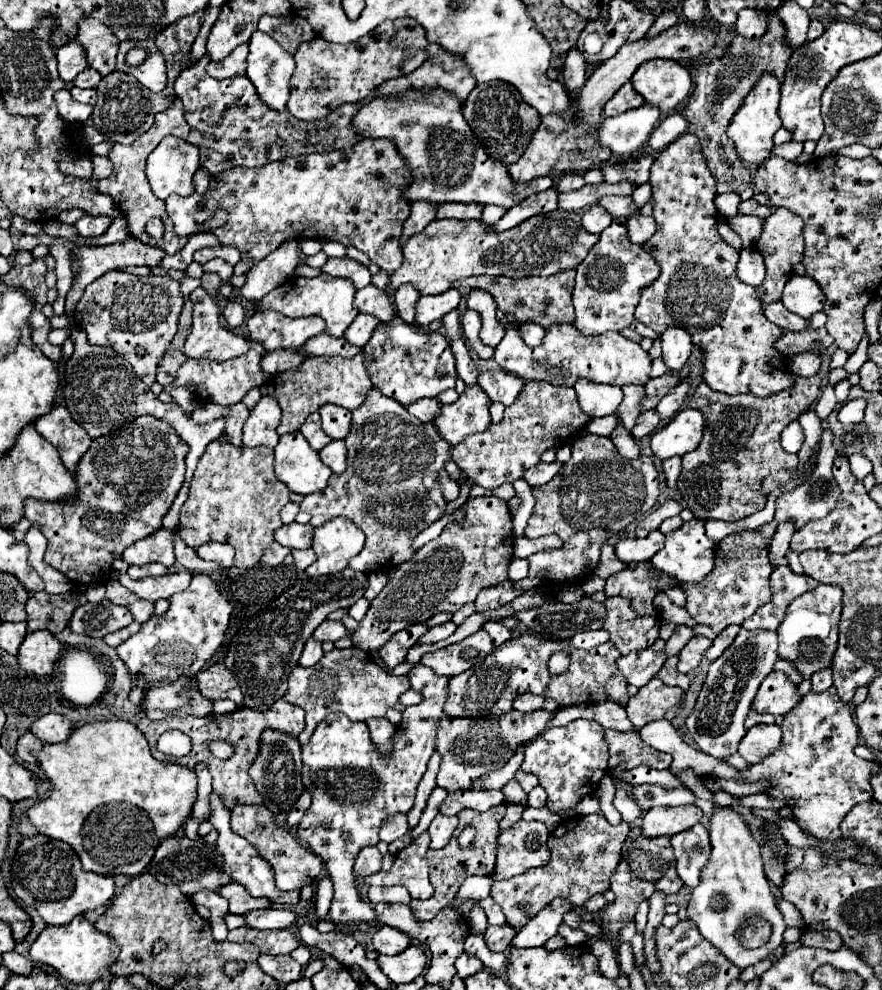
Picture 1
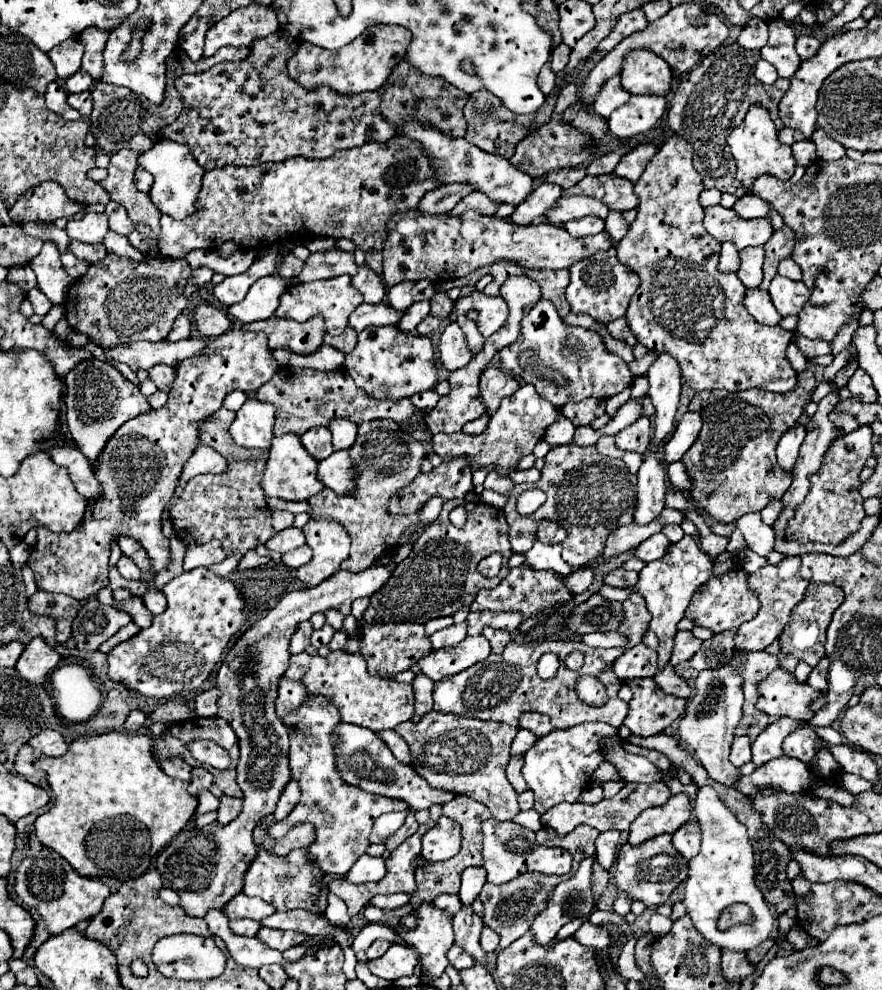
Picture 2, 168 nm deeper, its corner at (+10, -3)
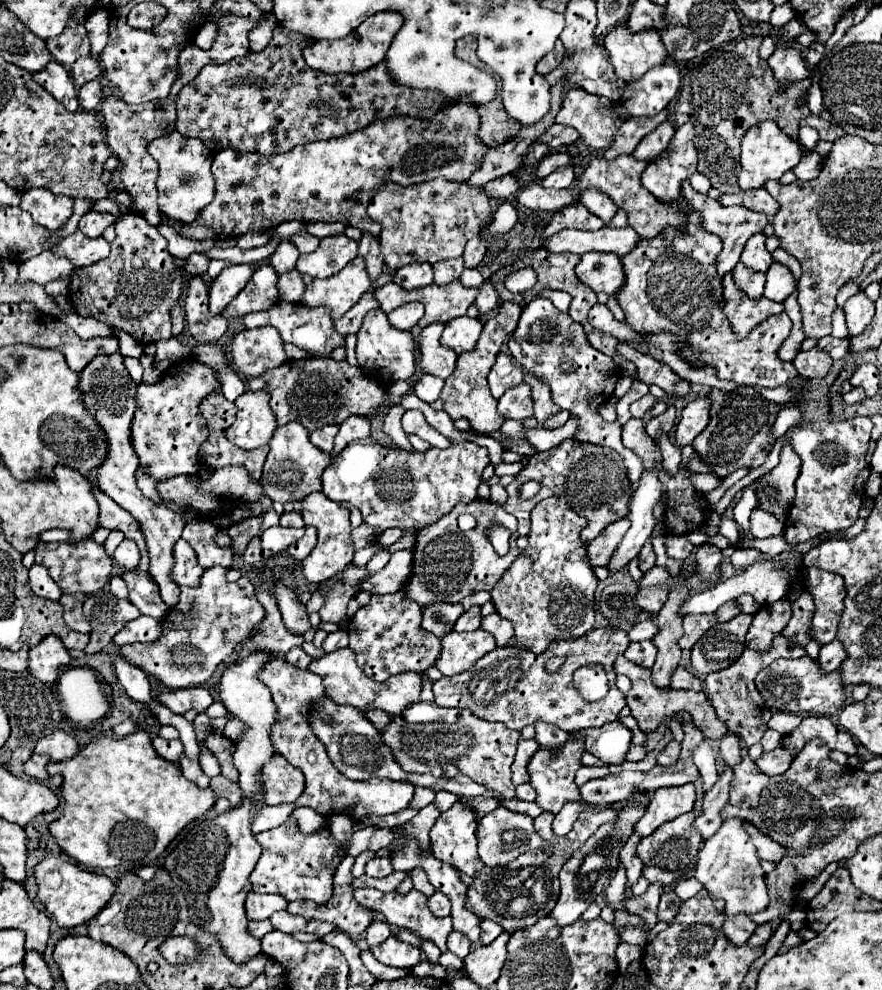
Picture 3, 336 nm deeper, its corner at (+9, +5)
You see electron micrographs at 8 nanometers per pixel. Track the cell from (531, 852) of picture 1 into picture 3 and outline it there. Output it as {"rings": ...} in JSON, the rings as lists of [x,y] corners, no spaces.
{"rings":[[[499,805],[495,811],[487,813],[479,827],[477,827],[477,835],[481,839],[481,845],[479,845],[479,857],[481,861],[487,865],[487,867],[503,867],[507,865],[511,859],[515,859],[517,855],[521,853],[527,853],[527,851],[553,851],[551,845],[545,843],[545,839],[539,837],[539,833],[535,831],[533,827],[533,819],[527,817],[527,815],[519,815],[519,813],[513,813],[509,809],[505,809],[503,805]]]}

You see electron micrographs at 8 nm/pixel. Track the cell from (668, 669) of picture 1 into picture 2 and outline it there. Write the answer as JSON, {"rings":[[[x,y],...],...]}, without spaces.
{"rings":[[[668,665],[664,671],[660,671],[660,673],[654,677],[654,681],[656,681],[656,683],[660,685],[660,689],[662,689],[664,693],[668,693],[668,695],[676,695],[676,697],[684,697],[684,699],[690,697],[690,687],[688,687],[688,683],[674,673],[674,667],[672,667],[672,665]]]}

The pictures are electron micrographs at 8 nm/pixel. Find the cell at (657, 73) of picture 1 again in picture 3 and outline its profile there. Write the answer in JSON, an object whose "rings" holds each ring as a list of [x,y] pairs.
{"rings":[[[617,27],[605,35],[603,43],[609,51],[609,63],[625,83],[641,79],[651,67],[667,59],[667,49],[655,29],[631,33],[627,27]]]}

